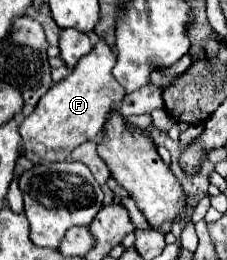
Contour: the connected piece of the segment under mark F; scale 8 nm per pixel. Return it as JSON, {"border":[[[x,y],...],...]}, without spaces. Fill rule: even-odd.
{"border":[[[97,39],[93,51],[85,55],[85,59],[81,59],[63,81],[55,83],[45,97],[41,97],[33,113],[19,125],[25,143],[25,157],[33,163],[65,161],[75,147],[95,139],[103,131],[111,109],[125,97],[125,89],[111,75],[113,63],[113,49],[103,39]]]}

